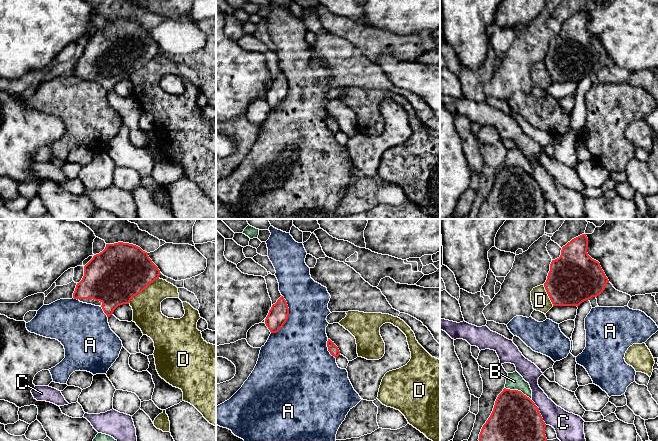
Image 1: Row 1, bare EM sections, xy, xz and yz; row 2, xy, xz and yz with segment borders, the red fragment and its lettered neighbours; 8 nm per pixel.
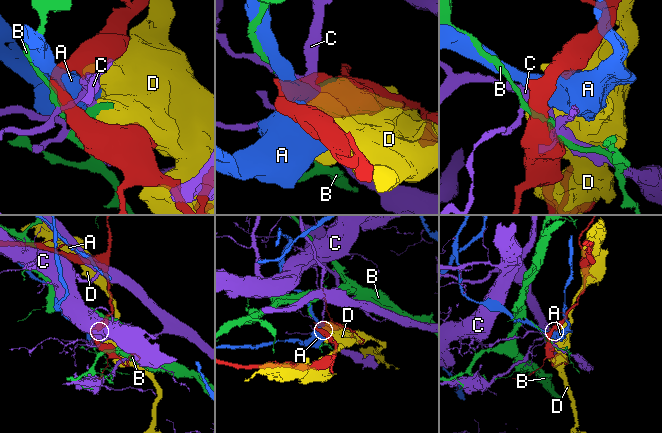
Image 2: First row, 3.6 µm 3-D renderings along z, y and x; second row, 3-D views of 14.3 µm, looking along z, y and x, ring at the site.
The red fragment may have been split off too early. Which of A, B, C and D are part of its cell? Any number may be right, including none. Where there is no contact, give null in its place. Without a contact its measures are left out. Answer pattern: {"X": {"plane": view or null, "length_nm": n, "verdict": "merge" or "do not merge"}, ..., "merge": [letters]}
{"A": {"plane": "xz", "length_nm": 320, "verdict": "do not merge"}, "B": {"plane": "yz", "length_nm": 220, "verdict": "do not merge"}, "C": {"plane": "yz", "length_nm": 240, "verdict": "do not merge"}, "D": {"plane": "xy", "length_nm": 320, "verdict": "do not merge"}, "merge": []}

